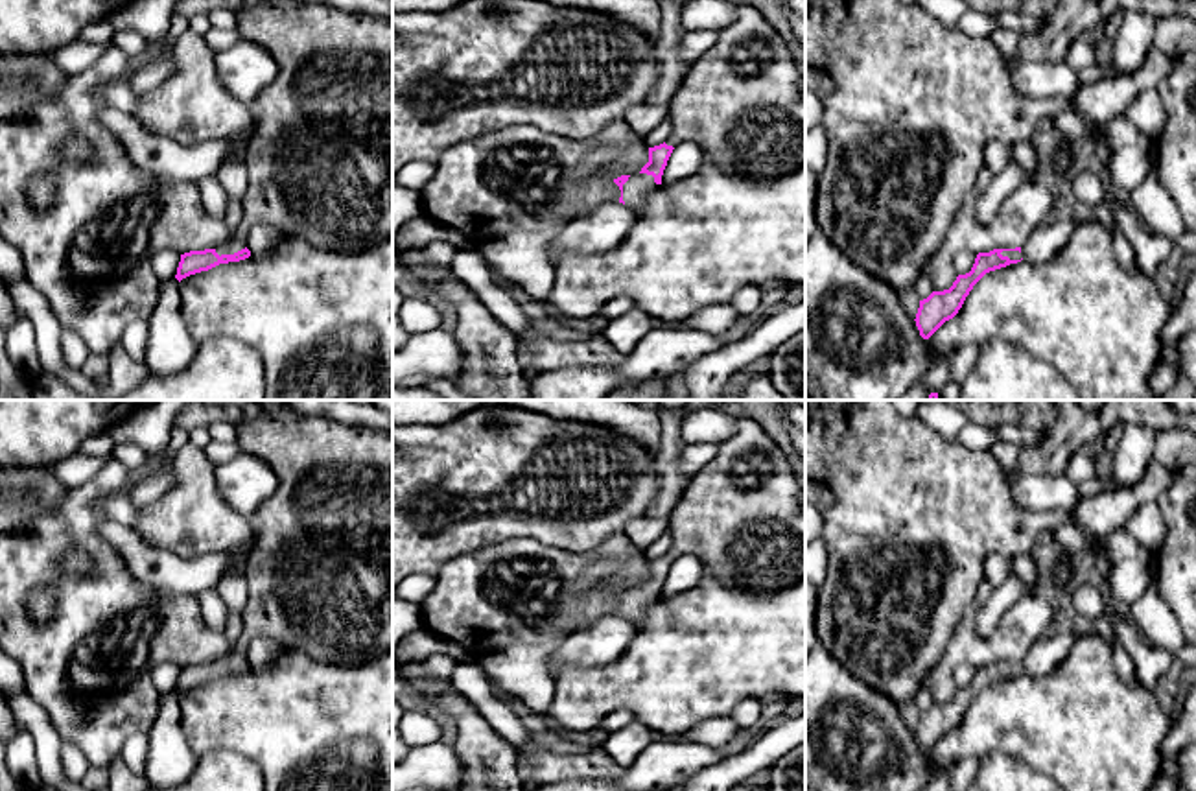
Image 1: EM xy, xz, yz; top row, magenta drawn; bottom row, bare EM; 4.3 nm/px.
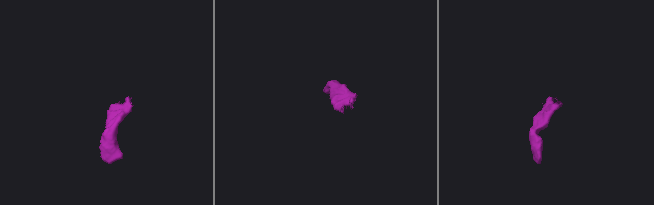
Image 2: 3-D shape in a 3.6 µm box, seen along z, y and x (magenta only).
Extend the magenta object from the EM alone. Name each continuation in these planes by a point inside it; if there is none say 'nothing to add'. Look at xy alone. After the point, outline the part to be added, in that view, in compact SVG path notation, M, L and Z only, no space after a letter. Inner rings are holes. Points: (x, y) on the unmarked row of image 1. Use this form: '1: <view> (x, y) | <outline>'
1: xy (319, 566) | M258 400L262 413L236 424L241 454L262 459L276 476L276 487L267 502L260 505L252 520L252 540L245 561L249 599L240 610L241 634L232 643L227 656L217 658L216 666L234 667L247 660L247 647L256 638L271 638L284 647L308 653L315 660L335 664L358 664L380 656L393 645L393 430L380 430L363 424L337 422L326 415L299 415L287 400Z

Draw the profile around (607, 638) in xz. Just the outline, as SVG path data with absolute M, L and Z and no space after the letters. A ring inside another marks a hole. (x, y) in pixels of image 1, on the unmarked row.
M623 616L597 618L582 631L568 634L549 655L551 677L562 666L606 666L623 656L636 634L636 623Z

